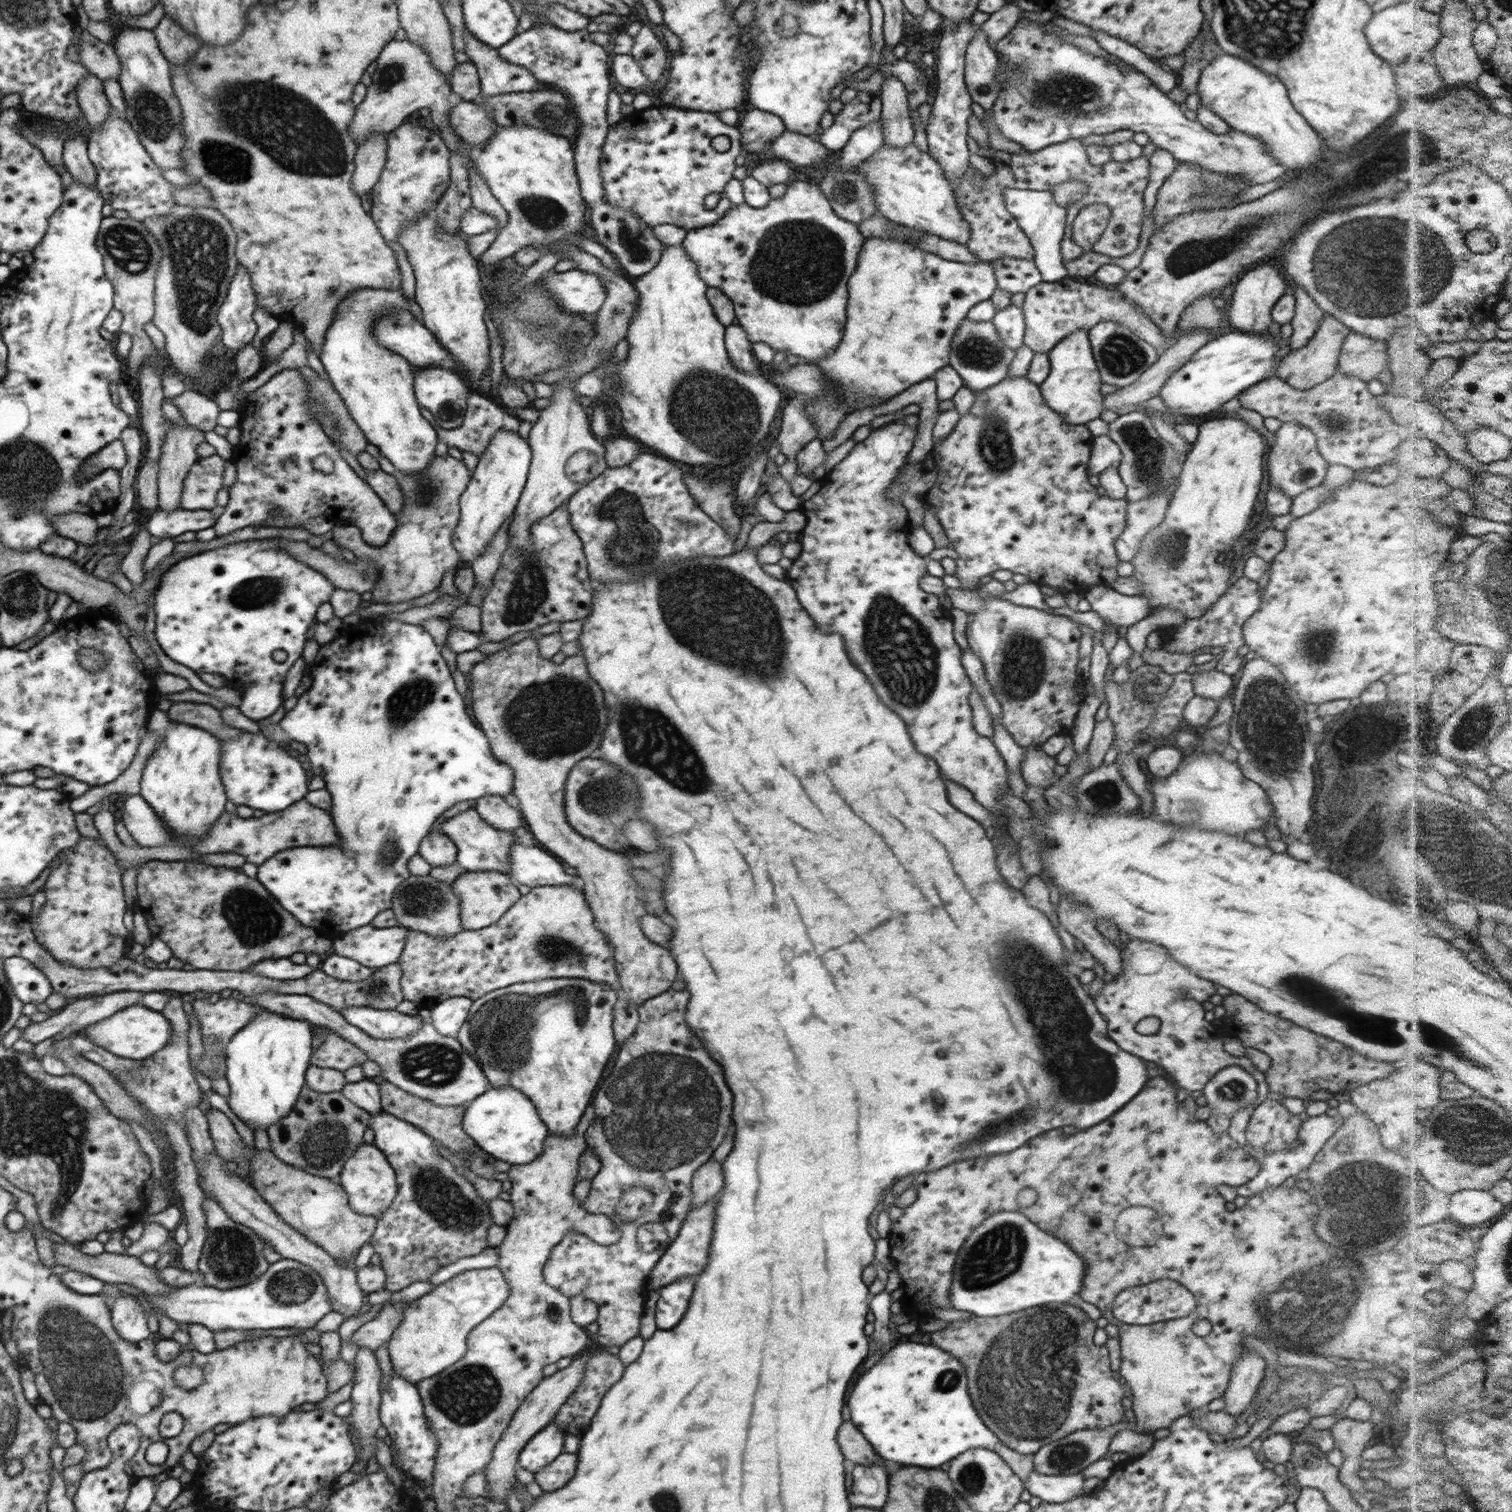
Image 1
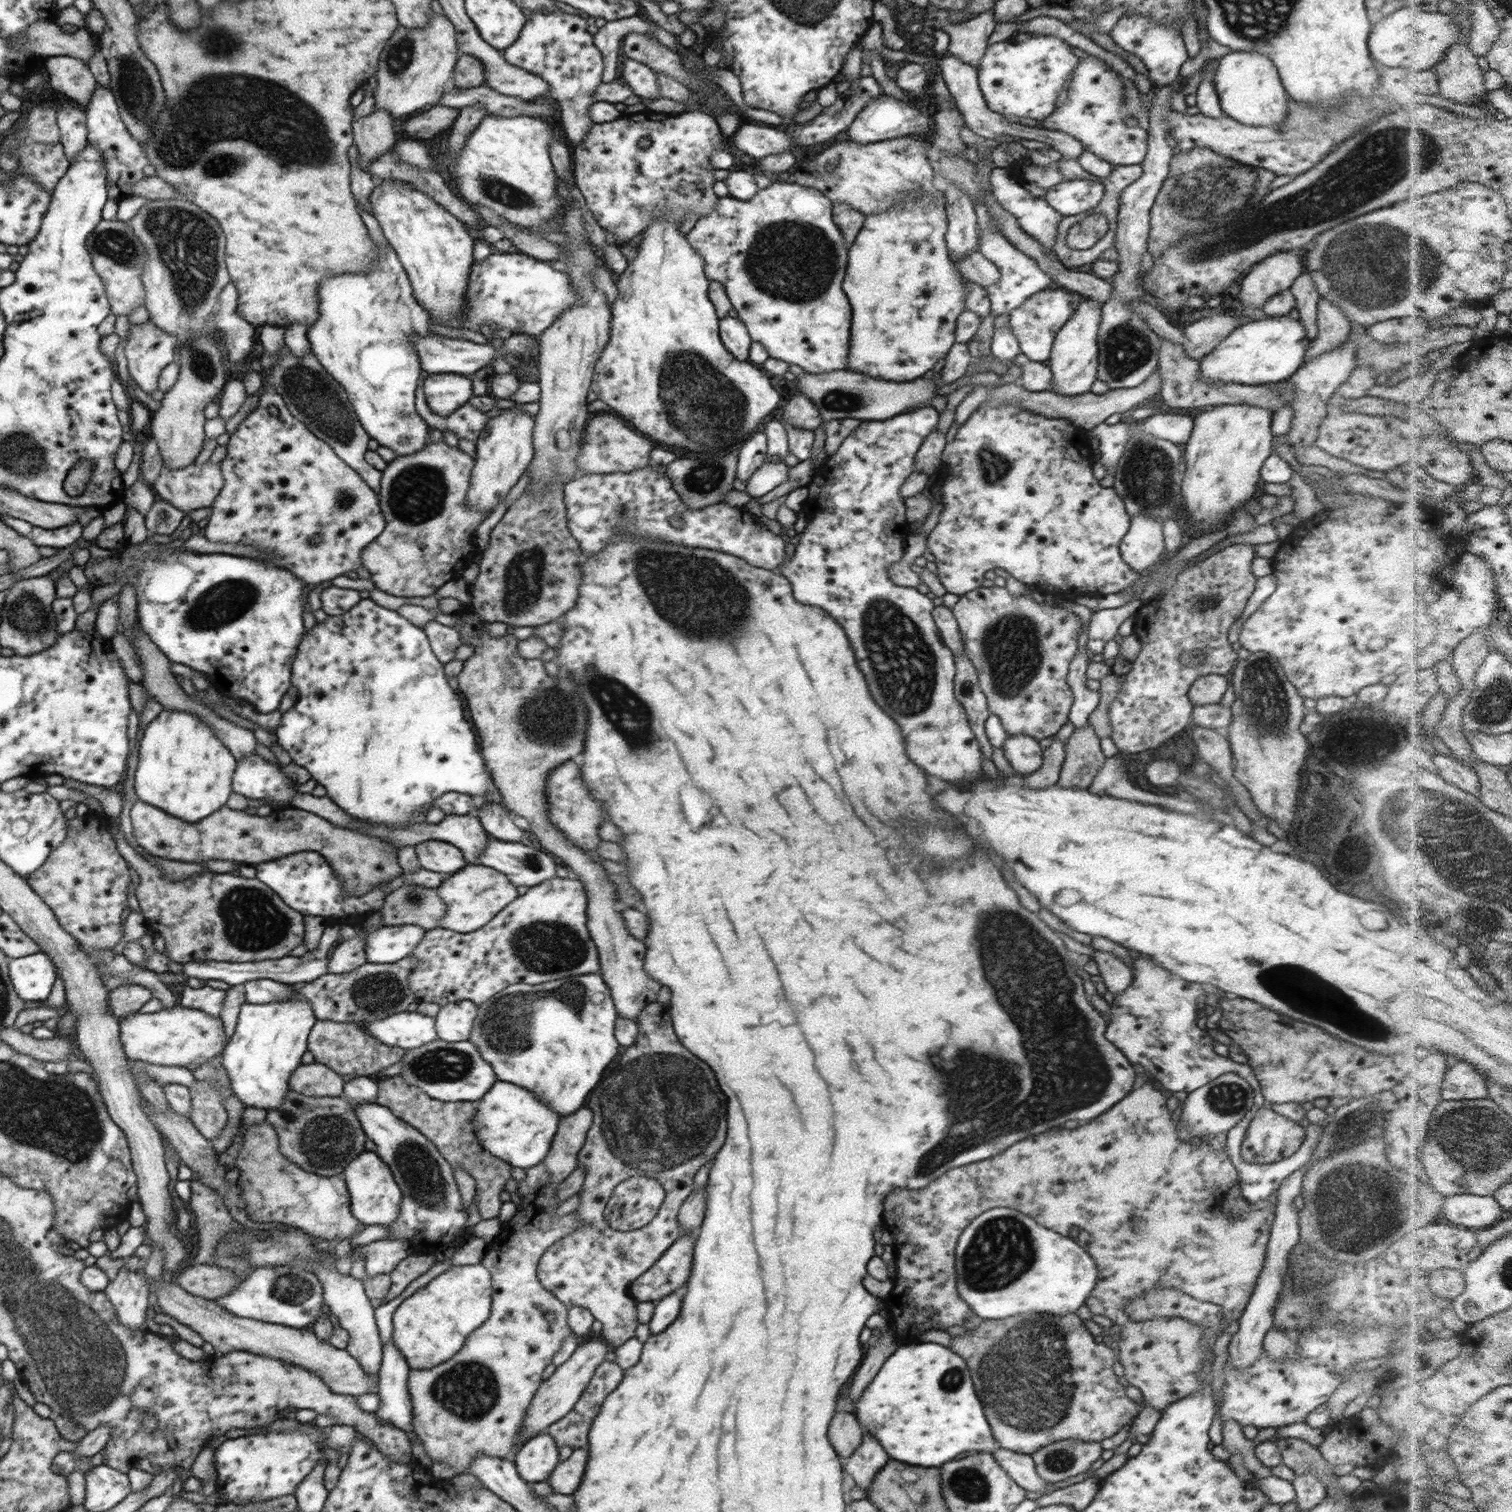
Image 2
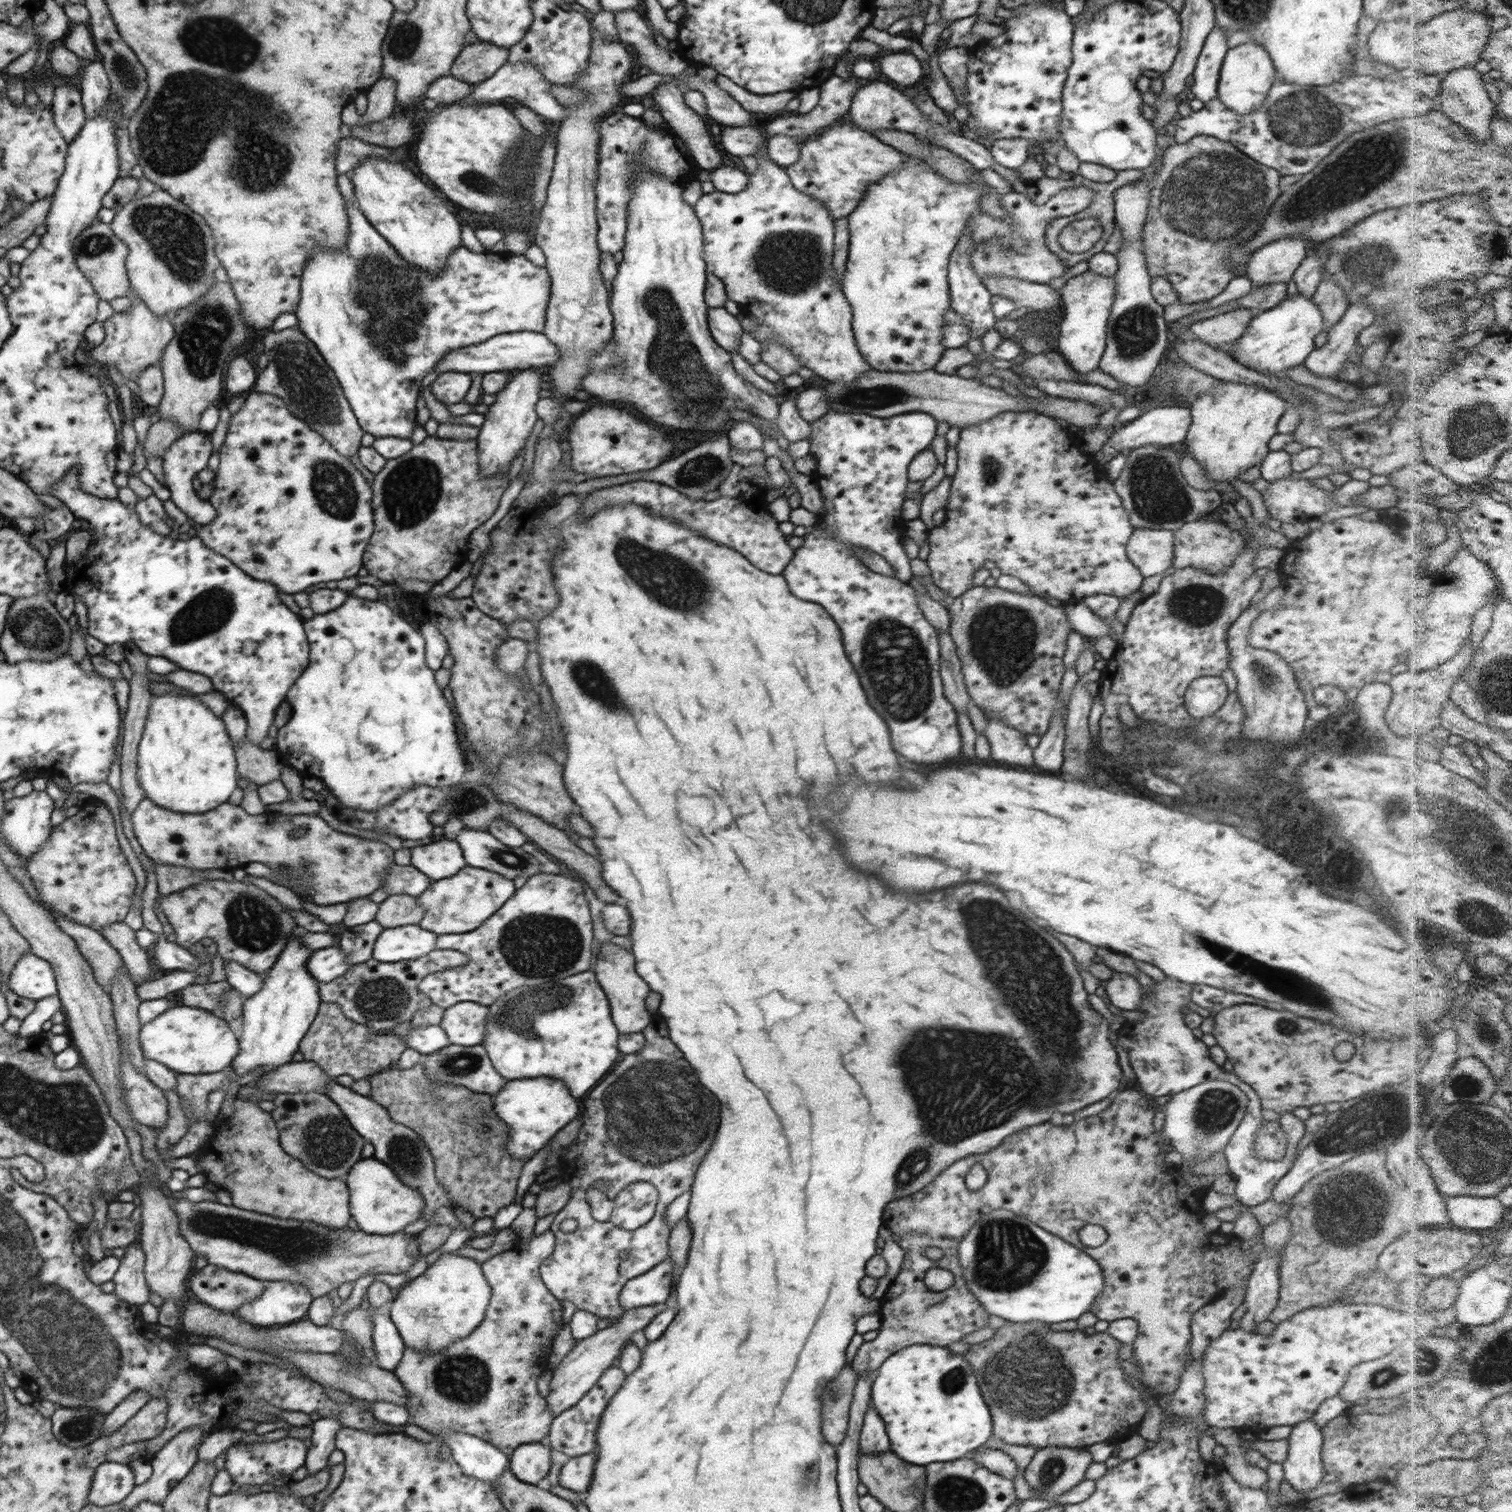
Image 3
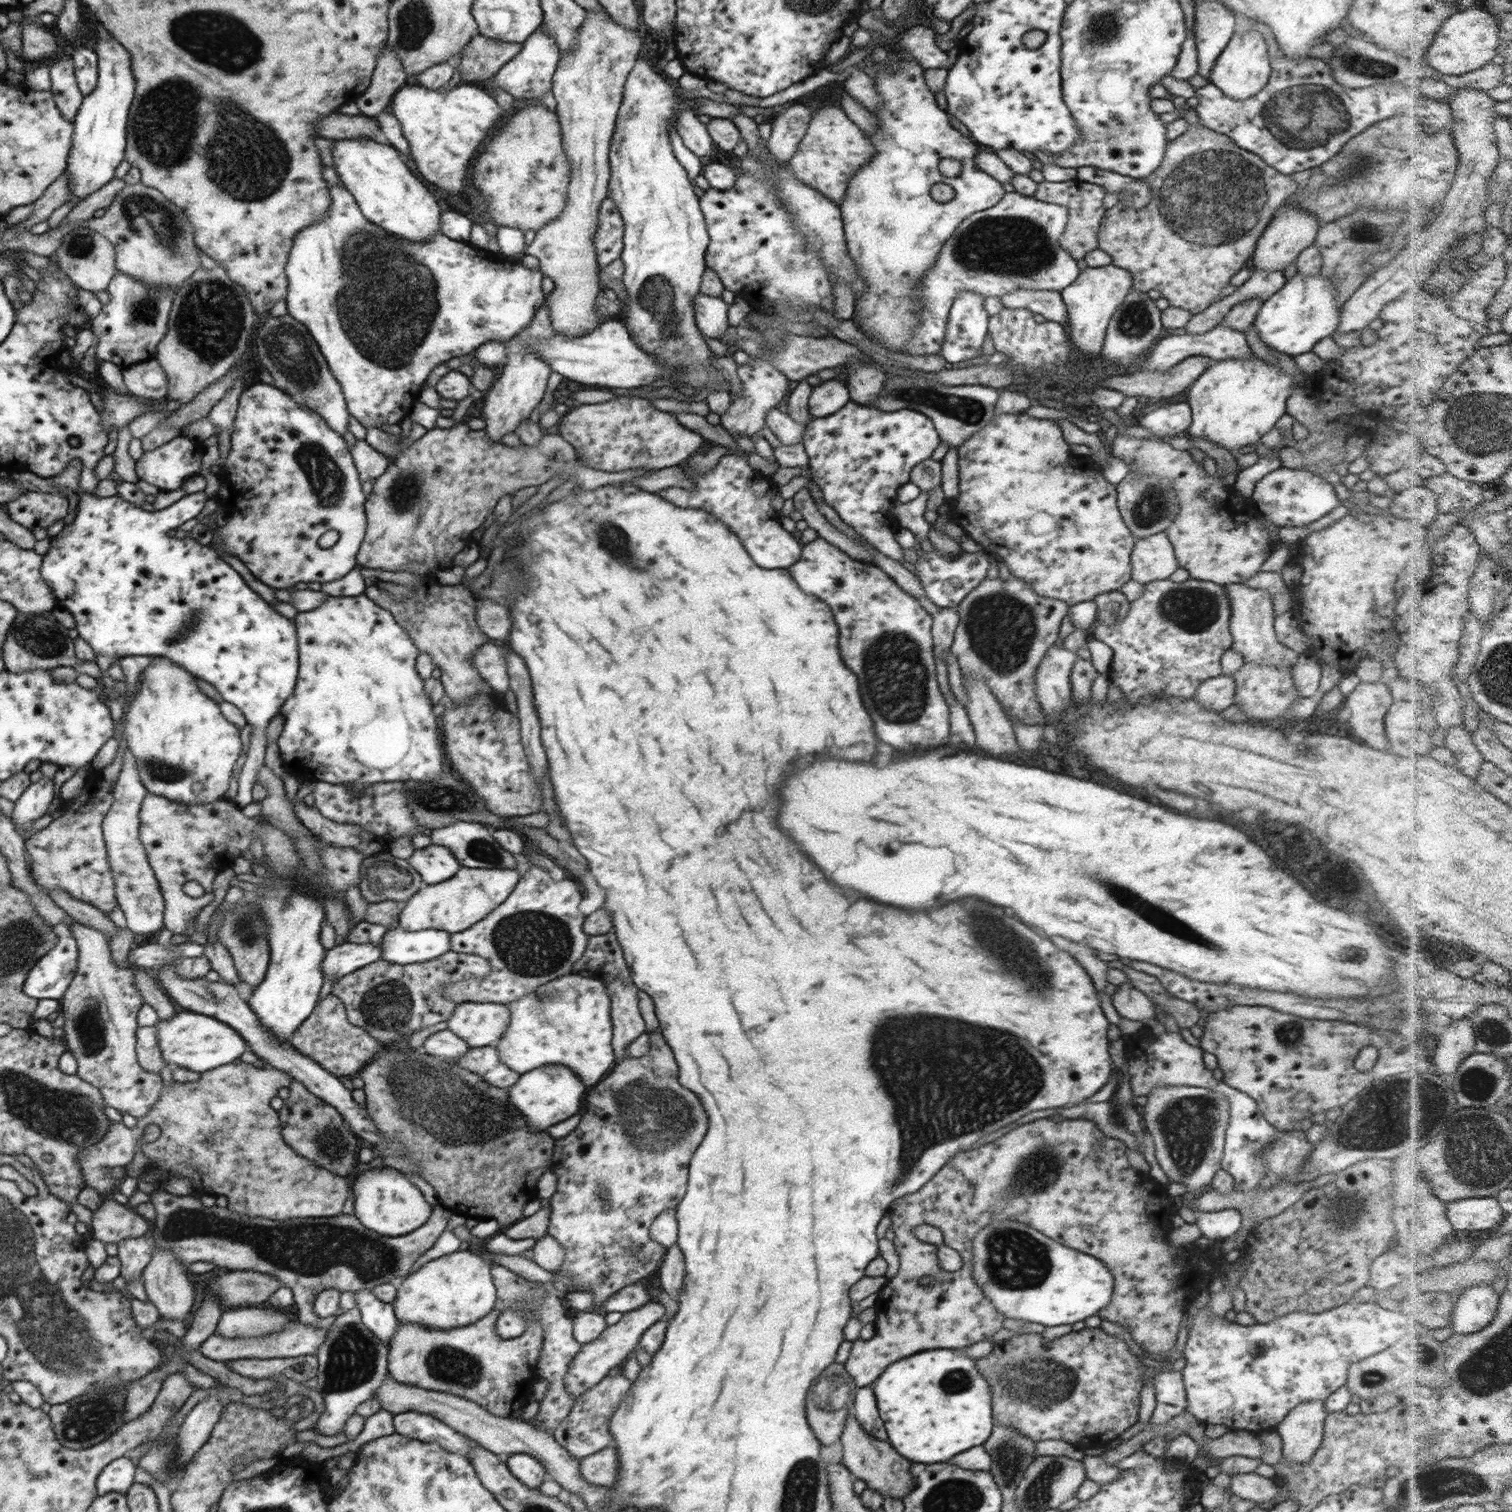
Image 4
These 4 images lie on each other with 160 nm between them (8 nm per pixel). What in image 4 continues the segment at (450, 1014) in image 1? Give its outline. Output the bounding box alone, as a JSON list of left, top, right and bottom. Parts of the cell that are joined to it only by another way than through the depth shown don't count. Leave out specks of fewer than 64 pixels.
[446,1003,511,1047]

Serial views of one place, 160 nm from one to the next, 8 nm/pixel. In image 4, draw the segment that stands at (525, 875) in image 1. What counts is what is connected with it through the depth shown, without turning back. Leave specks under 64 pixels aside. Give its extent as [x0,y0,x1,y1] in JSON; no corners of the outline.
[432,821,516,869]

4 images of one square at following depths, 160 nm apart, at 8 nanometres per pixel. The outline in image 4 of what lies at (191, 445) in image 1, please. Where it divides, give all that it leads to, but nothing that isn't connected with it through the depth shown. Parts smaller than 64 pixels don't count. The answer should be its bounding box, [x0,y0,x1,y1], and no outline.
[154,264,258,406]

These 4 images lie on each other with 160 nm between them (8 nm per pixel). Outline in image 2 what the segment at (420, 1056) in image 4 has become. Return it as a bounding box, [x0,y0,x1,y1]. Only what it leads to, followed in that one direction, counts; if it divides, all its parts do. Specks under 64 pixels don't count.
[376,1075,511,1220]

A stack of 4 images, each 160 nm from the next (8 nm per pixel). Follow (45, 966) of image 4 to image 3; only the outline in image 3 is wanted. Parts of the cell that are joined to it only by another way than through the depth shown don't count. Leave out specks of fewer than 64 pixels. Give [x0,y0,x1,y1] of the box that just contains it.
[10,954,58,1000]

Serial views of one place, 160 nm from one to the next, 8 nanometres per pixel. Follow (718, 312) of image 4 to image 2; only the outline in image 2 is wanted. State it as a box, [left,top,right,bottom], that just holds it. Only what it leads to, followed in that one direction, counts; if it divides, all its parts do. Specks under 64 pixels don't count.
[719,315,750,361]

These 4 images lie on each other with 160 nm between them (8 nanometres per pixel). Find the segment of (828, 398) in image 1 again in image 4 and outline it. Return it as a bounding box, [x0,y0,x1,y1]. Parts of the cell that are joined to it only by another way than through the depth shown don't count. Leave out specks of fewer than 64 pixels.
[839,59,1005,352]

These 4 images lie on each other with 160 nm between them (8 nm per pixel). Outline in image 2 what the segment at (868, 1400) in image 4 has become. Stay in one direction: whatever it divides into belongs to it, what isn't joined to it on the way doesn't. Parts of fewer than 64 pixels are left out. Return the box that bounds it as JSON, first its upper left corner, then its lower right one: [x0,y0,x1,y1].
[843,1432,890,1492]

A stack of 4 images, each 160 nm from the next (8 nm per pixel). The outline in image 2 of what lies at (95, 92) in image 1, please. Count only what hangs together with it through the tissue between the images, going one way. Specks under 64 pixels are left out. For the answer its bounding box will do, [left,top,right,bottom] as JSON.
[44,55,97,107]

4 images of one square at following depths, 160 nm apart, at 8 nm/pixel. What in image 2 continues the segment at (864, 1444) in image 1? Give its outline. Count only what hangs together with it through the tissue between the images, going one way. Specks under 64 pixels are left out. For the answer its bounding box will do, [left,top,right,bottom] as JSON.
[827,1390,863,1460]

